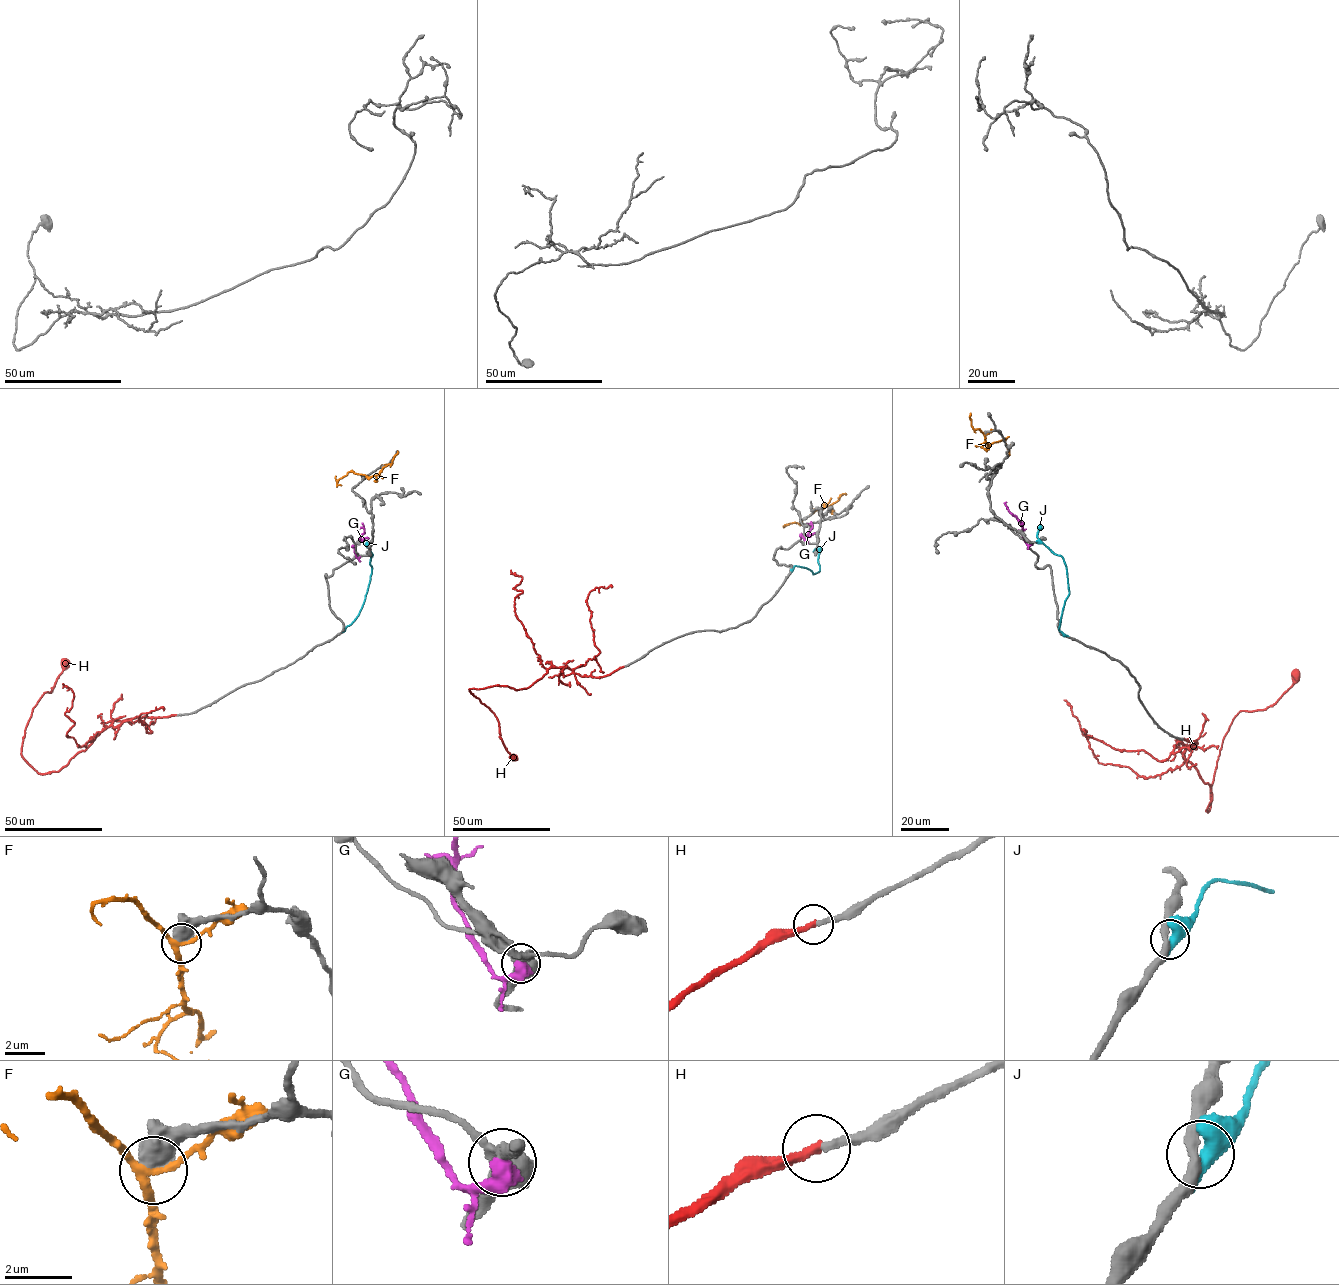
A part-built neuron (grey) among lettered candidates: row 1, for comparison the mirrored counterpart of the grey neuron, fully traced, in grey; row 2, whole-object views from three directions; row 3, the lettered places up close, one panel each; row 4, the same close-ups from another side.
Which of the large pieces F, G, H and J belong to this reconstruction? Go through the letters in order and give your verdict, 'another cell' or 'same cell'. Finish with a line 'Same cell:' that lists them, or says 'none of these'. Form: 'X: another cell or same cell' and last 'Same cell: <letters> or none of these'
F: another cell
G: another cell
H: same cell
J: another cell
Same cell: H

